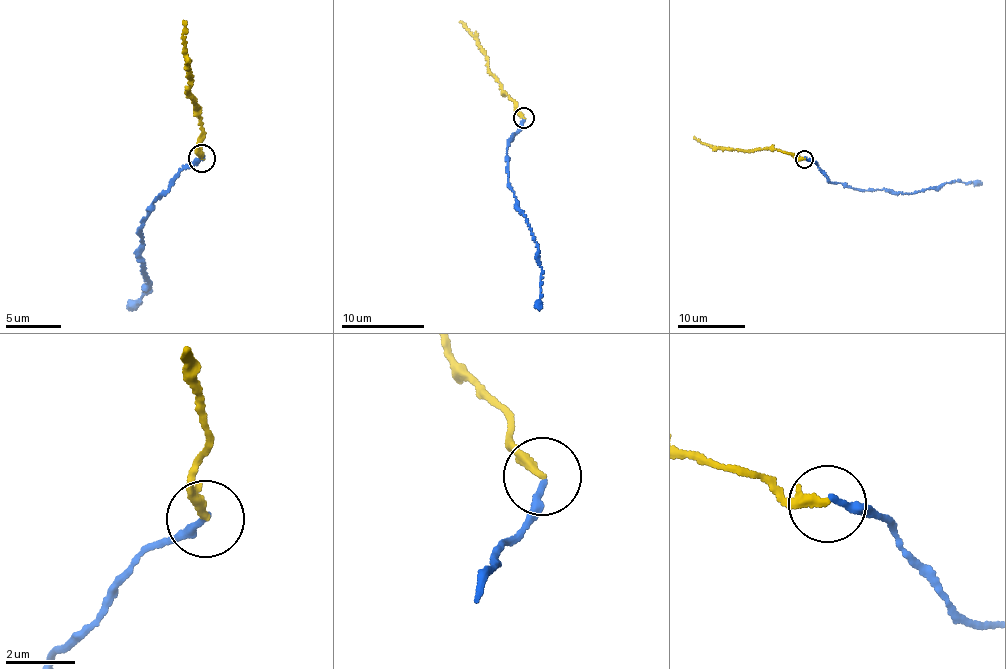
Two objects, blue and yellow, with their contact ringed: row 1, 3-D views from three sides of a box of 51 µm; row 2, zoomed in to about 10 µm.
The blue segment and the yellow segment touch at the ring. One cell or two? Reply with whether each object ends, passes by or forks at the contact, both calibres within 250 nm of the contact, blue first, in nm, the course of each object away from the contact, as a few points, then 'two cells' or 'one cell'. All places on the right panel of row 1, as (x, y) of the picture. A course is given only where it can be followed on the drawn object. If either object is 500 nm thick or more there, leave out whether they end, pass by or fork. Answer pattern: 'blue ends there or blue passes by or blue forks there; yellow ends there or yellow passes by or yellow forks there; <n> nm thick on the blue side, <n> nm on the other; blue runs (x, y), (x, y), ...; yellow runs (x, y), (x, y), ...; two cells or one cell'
blue ends there; yellow ends there; 170 nm thick on the blue side, 240 nm on the other; blue runs (804, 159), (818, 165), (830, 182), (872, 191), (909, 194), (940, 188), (946, 182), (982, 182); yellow runs (804, 159), (764, 148), (716, 147), (694, 137); two cells

